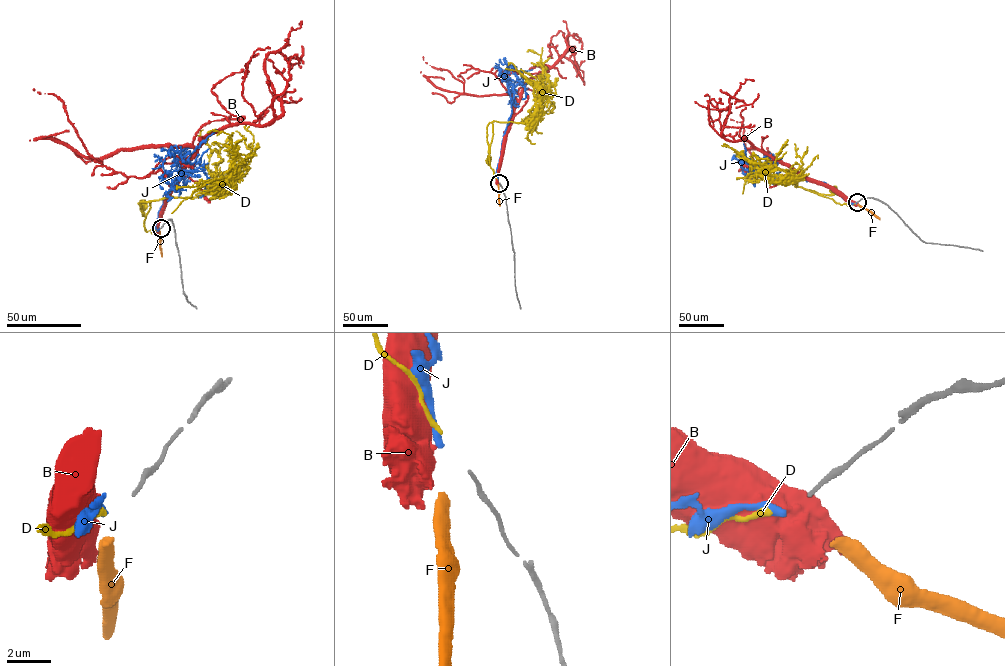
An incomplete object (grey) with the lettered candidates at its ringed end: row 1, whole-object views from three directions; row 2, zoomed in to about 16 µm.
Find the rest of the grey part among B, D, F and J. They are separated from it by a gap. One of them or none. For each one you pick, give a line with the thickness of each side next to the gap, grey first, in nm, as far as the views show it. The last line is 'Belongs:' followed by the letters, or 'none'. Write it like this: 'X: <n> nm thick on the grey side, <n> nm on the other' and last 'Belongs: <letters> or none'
D: 150 nm thick on the grey side, 260 nm on the other
Belongs: D

